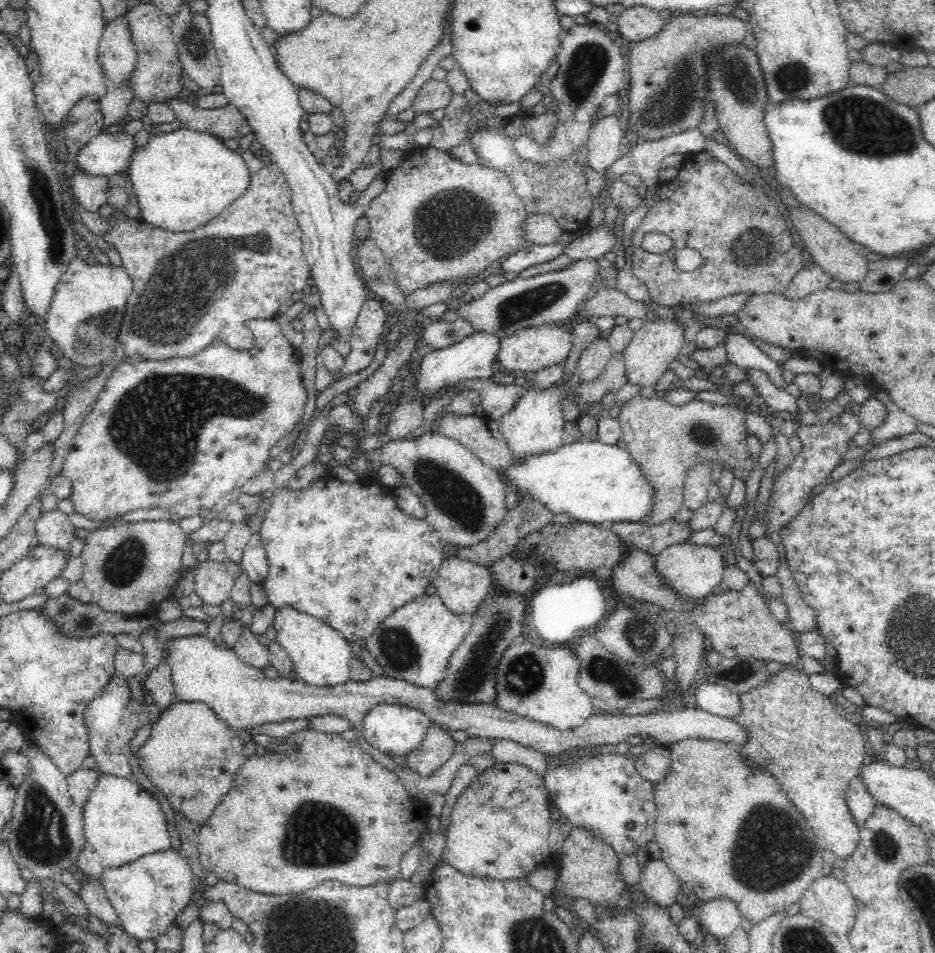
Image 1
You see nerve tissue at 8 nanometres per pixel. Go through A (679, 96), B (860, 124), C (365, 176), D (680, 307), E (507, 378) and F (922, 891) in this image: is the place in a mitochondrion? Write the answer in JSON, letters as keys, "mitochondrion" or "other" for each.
{"A":"mitochondrion","B":"mitochondrion","C":"other","D":"other","E":"other","F":"mitochondrion"}

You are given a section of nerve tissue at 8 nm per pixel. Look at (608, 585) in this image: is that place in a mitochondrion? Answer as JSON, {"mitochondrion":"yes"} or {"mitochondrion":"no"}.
{"mitochondrion":"no"}

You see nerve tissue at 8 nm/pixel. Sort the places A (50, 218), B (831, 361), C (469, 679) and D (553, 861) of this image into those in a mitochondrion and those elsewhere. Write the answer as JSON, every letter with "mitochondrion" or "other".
{"A":"mitochondrion","B":"other","C":"mitochondrion","D":"other"}

